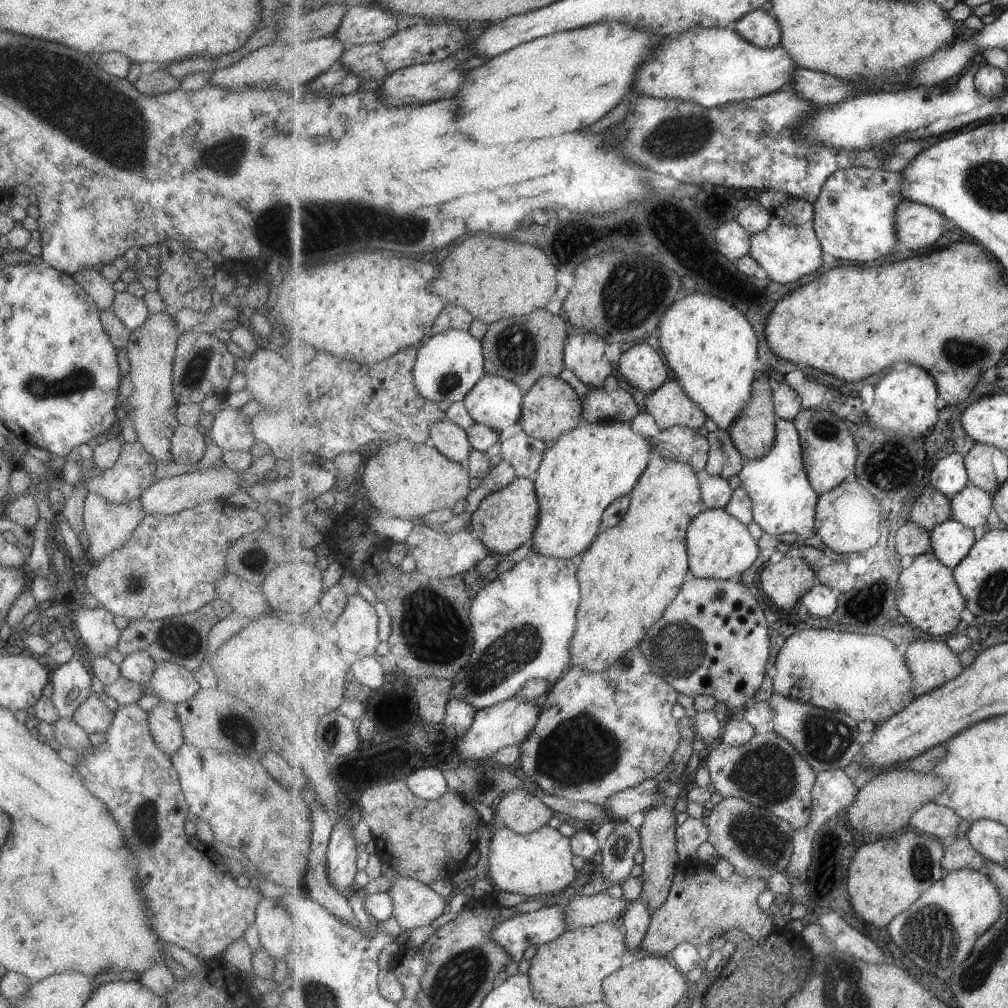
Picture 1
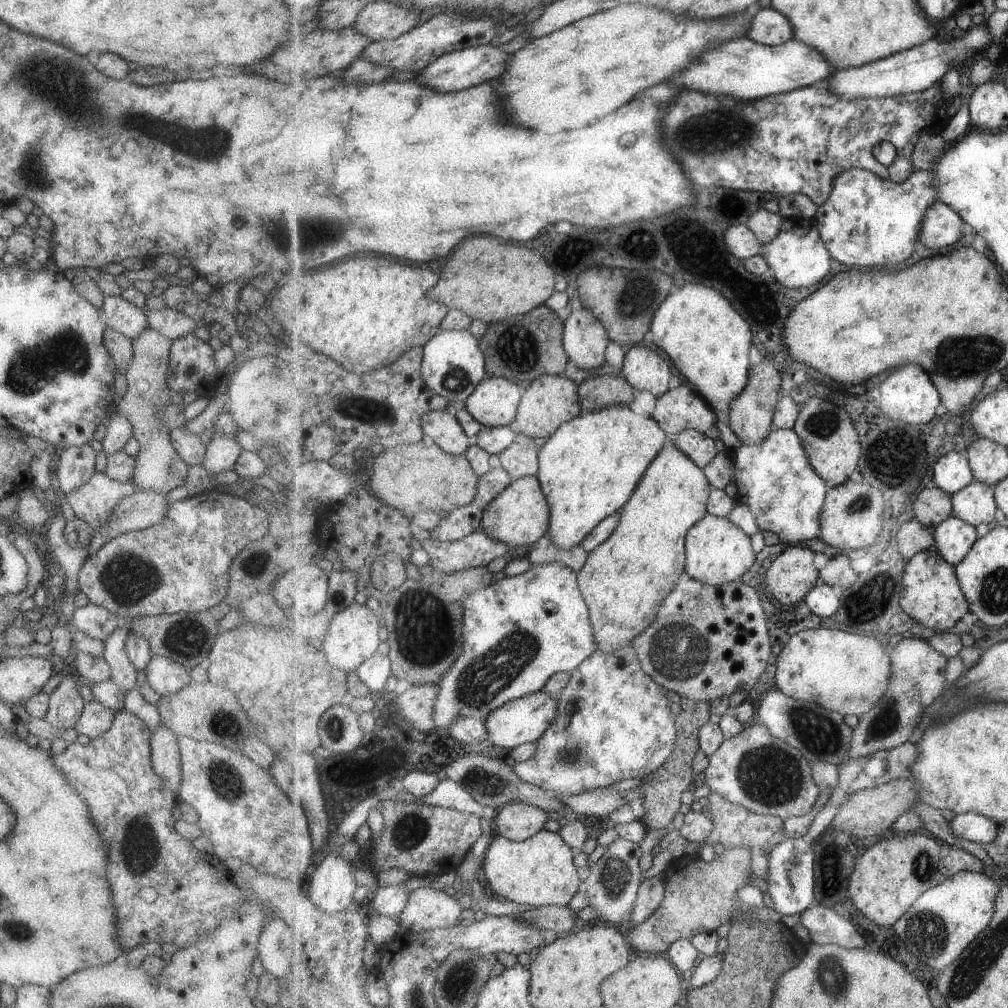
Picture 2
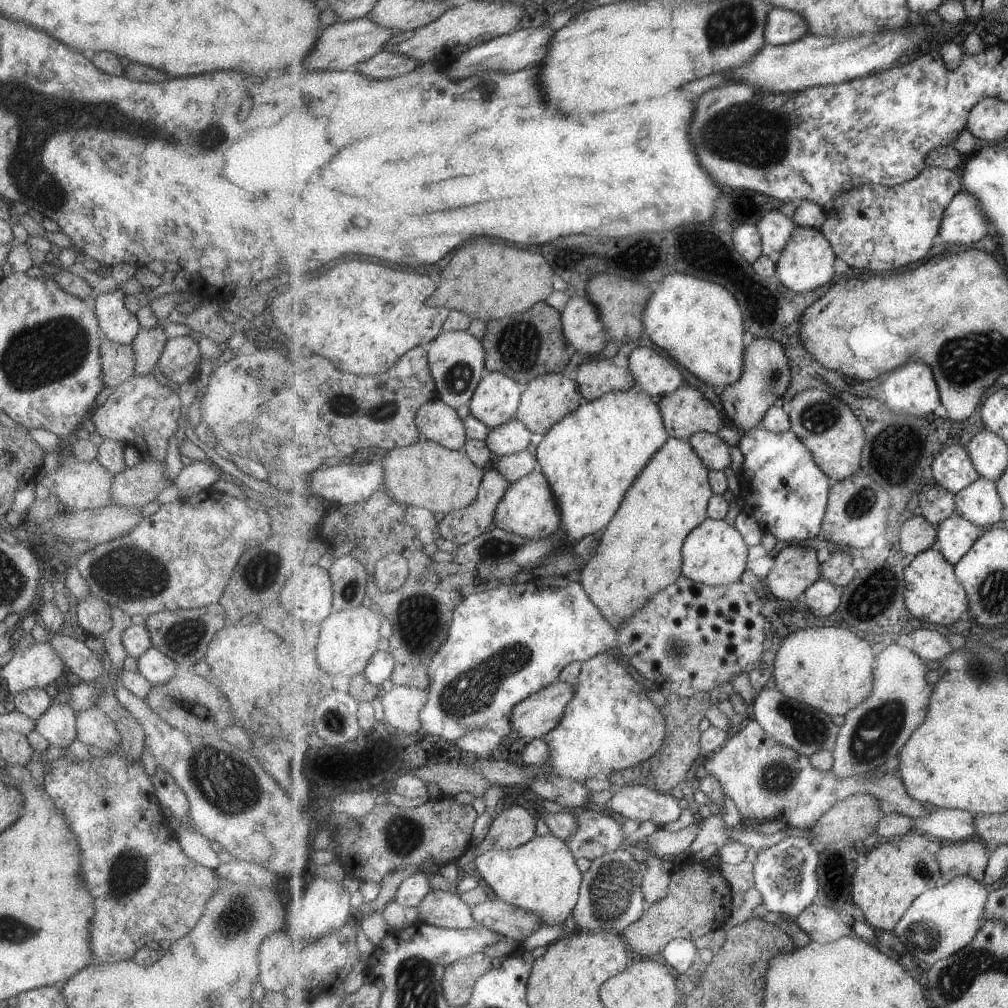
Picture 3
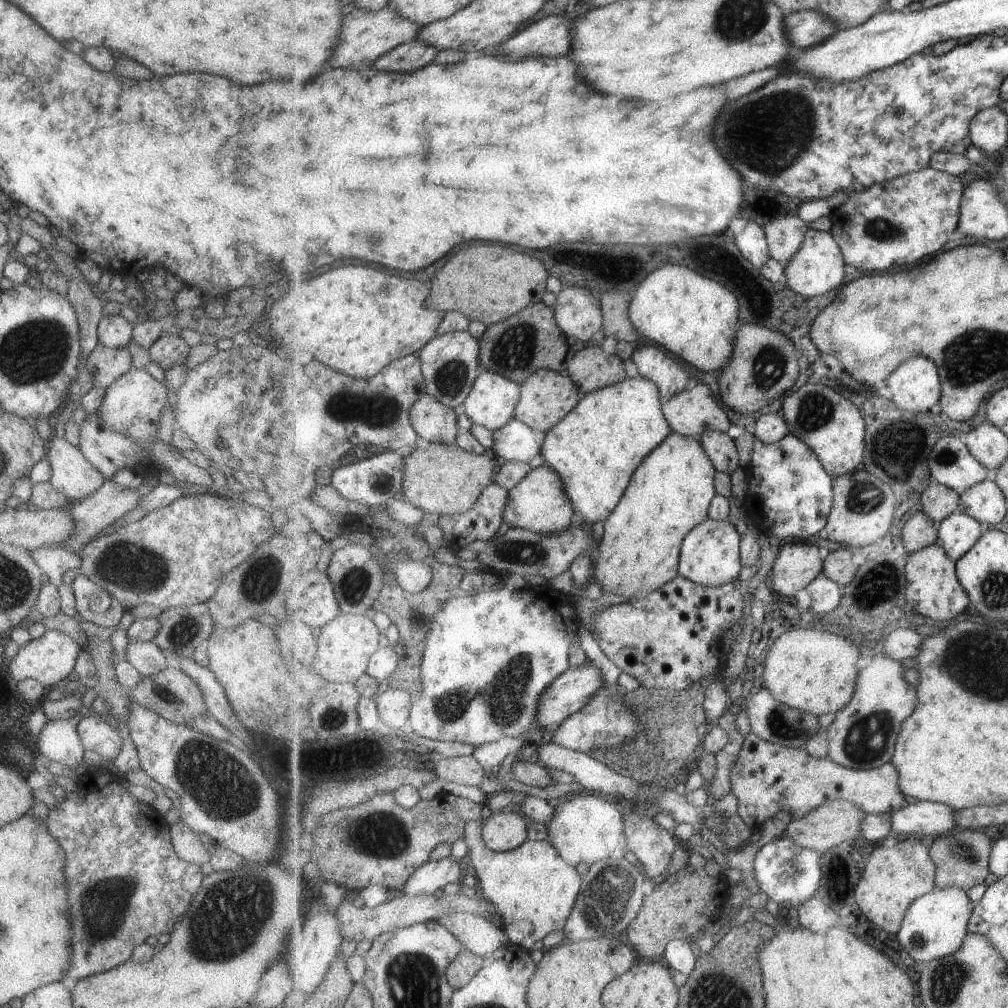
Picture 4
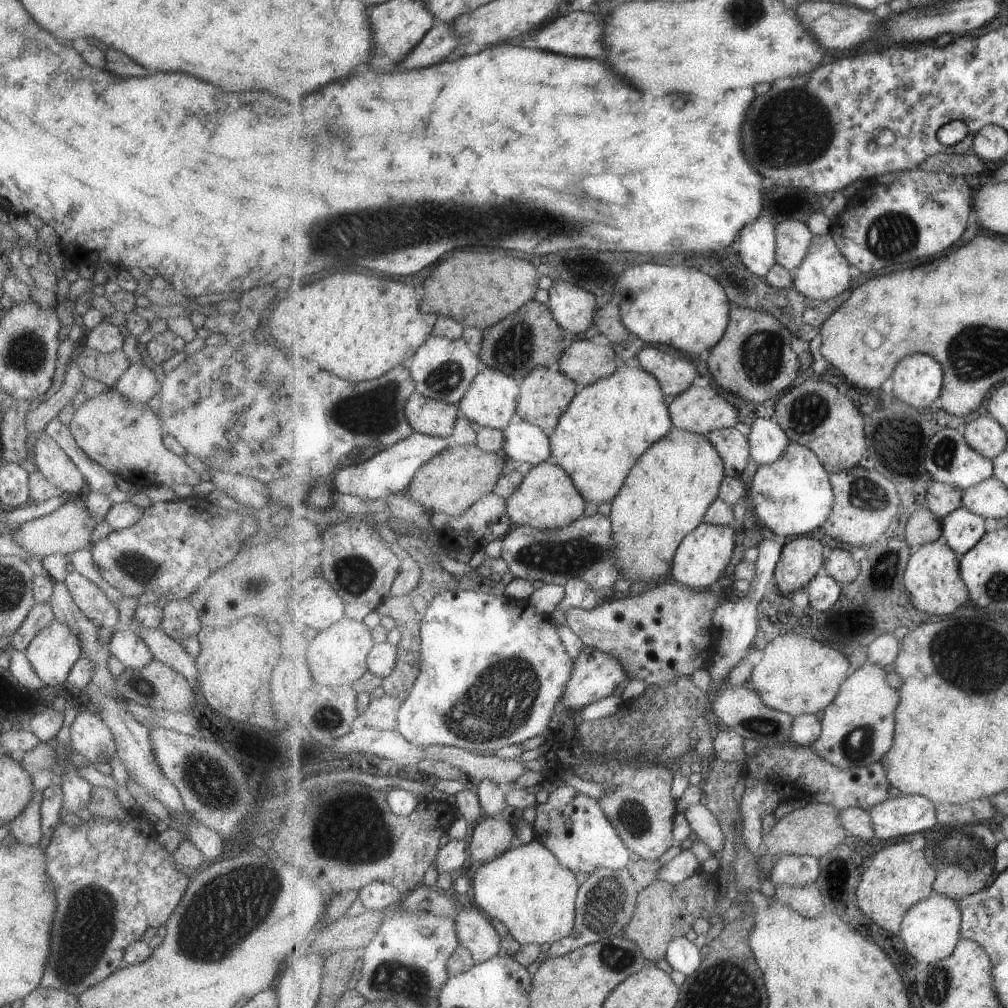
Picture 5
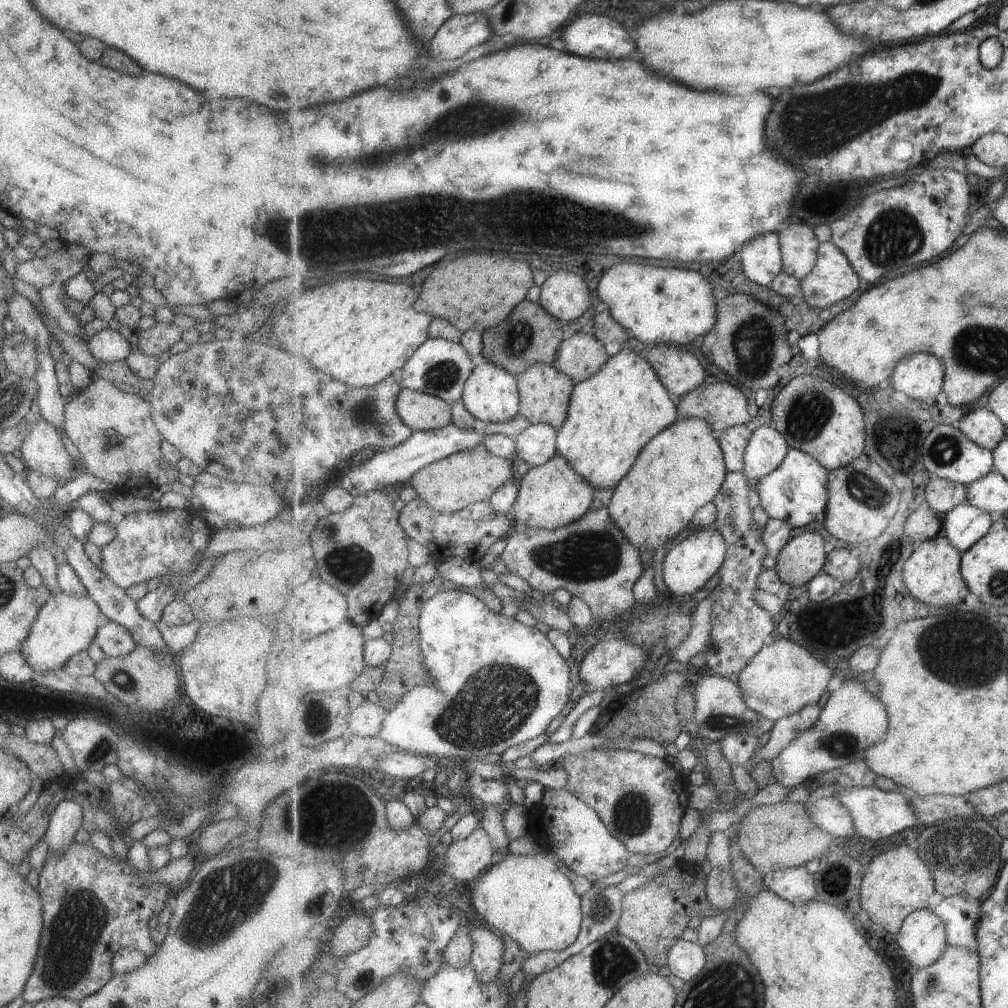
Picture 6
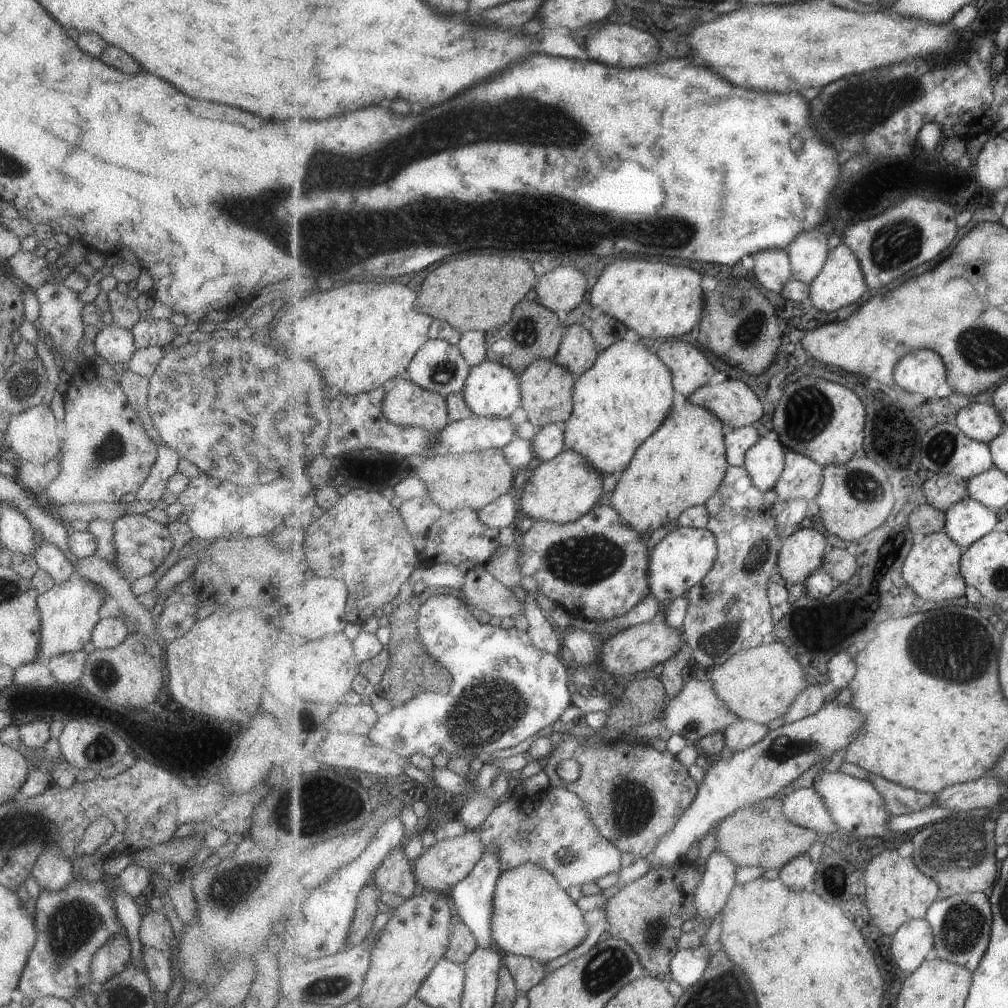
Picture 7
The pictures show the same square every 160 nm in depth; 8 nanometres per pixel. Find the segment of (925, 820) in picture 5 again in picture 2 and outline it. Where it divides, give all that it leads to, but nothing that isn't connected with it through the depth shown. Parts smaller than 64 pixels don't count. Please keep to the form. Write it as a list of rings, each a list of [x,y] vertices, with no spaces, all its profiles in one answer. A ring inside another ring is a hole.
[[[977,813],[956,815],[951,821],[957,836],[986,846],[999,836],[999,823],[995,819]]]

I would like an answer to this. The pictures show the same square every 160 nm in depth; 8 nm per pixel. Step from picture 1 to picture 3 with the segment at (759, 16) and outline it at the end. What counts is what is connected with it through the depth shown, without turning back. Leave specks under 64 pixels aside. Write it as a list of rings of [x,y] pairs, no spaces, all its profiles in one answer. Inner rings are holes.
[[[774,7],[769,11],[765,40],[770,45],[786,45],[808,33],[808,22],[799,13]]]

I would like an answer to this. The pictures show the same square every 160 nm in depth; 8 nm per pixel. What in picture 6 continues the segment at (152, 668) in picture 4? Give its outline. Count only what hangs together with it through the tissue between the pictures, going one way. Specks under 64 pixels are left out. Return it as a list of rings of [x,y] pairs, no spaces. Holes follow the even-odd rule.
[[[113,621],[96,630],[93,644],[104,652],[105,657],[113,658],[127,656],[136,647],[131,633]]]

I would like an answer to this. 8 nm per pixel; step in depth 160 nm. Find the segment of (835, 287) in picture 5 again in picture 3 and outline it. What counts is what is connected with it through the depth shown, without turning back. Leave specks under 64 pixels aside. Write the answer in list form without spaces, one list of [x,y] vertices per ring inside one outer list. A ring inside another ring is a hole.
[[[797,225],[787,246],[781,251],[777,263],[777,278],[795,292],[809,292],[837,279],[835,260],[837,253],[821,229]]]

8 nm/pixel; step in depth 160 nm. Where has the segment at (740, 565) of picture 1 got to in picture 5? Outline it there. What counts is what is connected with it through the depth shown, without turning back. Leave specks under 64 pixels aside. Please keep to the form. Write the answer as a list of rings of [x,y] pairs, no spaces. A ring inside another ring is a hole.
[[[701,523],[679,545],[678,554],[675,555],[670,578],[683,583],[692,589],[707,590],[711,584],[715,584],[721,574],[727,570],[733,558],[735,550],[735,527],[731,525],[714,525]]]

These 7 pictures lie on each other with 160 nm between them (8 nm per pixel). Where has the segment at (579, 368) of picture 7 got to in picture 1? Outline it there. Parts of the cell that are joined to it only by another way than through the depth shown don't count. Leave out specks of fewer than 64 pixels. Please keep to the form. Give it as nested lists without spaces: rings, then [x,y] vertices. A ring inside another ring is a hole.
[[[602,387],[589,388],[583,397],[582,405],[583,422],[589,423],[630,423],[641,412],[633,394],[623,388],[611,392]]]

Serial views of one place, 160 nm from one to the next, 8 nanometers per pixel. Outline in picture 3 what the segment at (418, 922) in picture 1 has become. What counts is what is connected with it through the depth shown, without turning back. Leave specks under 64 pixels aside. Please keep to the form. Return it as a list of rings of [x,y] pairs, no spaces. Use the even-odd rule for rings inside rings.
[[[431,890],[418,905],[419,922],[453,930],[469,930],[477,924],[461,896],[455,892]]]

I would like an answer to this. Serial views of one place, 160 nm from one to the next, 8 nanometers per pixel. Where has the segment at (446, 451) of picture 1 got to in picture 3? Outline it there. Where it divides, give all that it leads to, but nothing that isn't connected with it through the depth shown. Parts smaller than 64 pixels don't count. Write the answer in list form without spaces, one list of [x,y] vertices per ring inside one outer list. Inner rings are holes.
[[[441,398],[431,399],[419,410],[416,418],[422,434],[430,441],[438,442],[458,451],[466,446],[466,424],[457,410]]]

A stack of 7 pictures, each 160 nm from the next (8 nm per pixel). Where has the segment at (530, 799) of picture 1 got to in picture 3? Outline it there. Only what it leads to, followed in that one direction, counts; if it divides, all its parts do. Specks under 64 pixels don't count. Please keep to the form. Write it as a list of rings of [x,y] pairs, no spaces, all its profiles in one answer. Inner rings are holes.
[[[517,804],[507,807],[494,818],[479,851],[513,850],[530,842],[537,830],[538,812]]]

